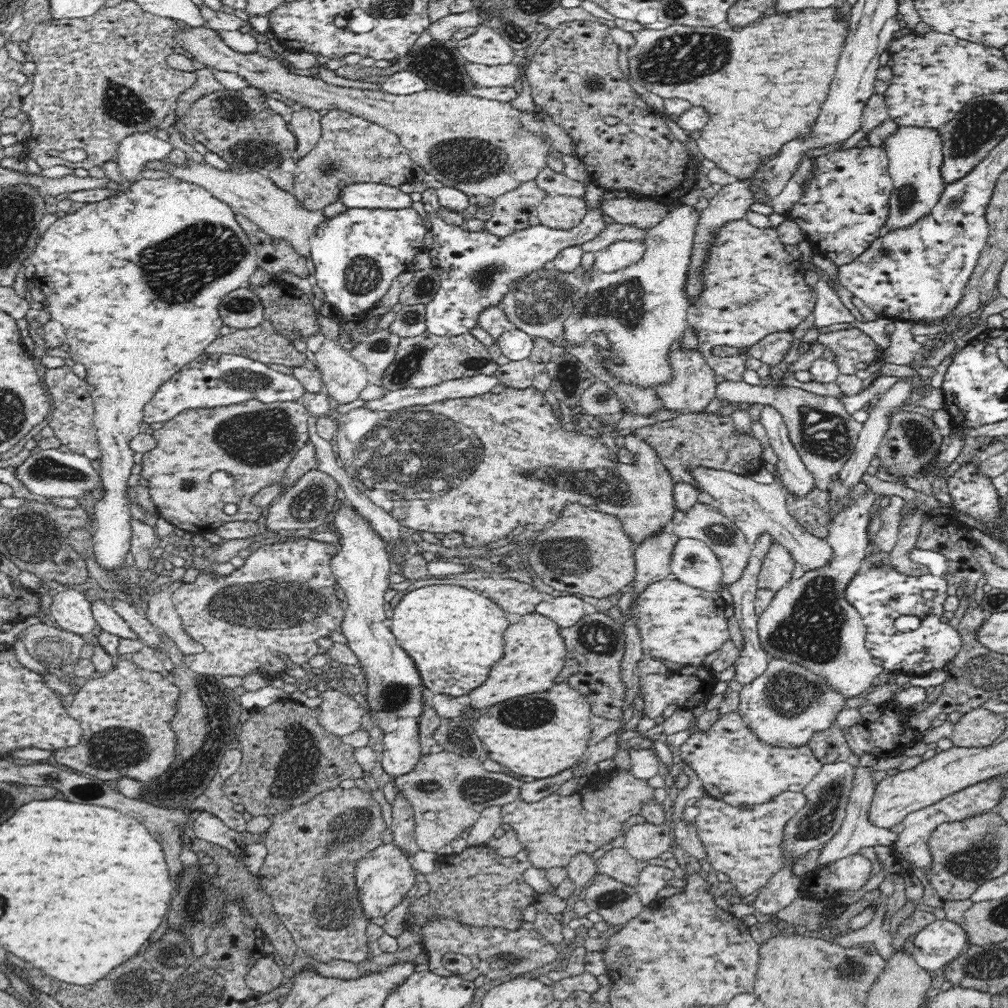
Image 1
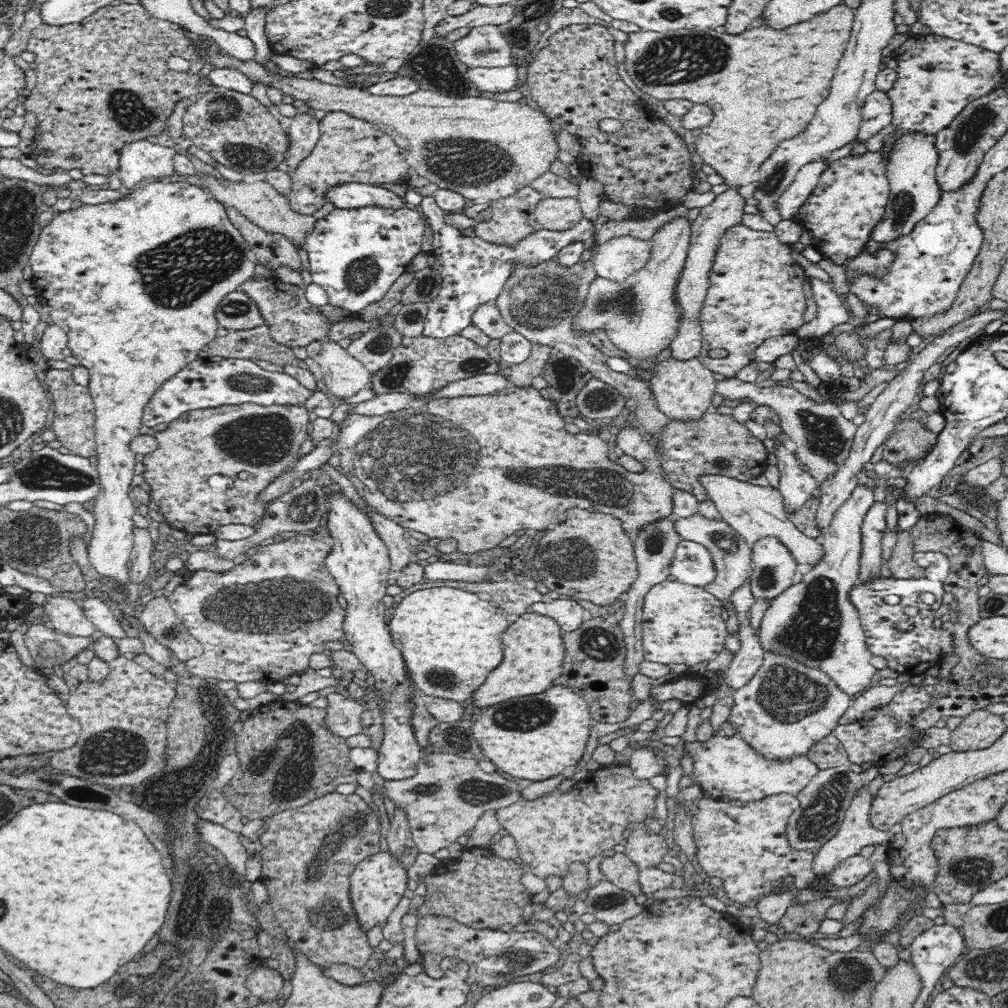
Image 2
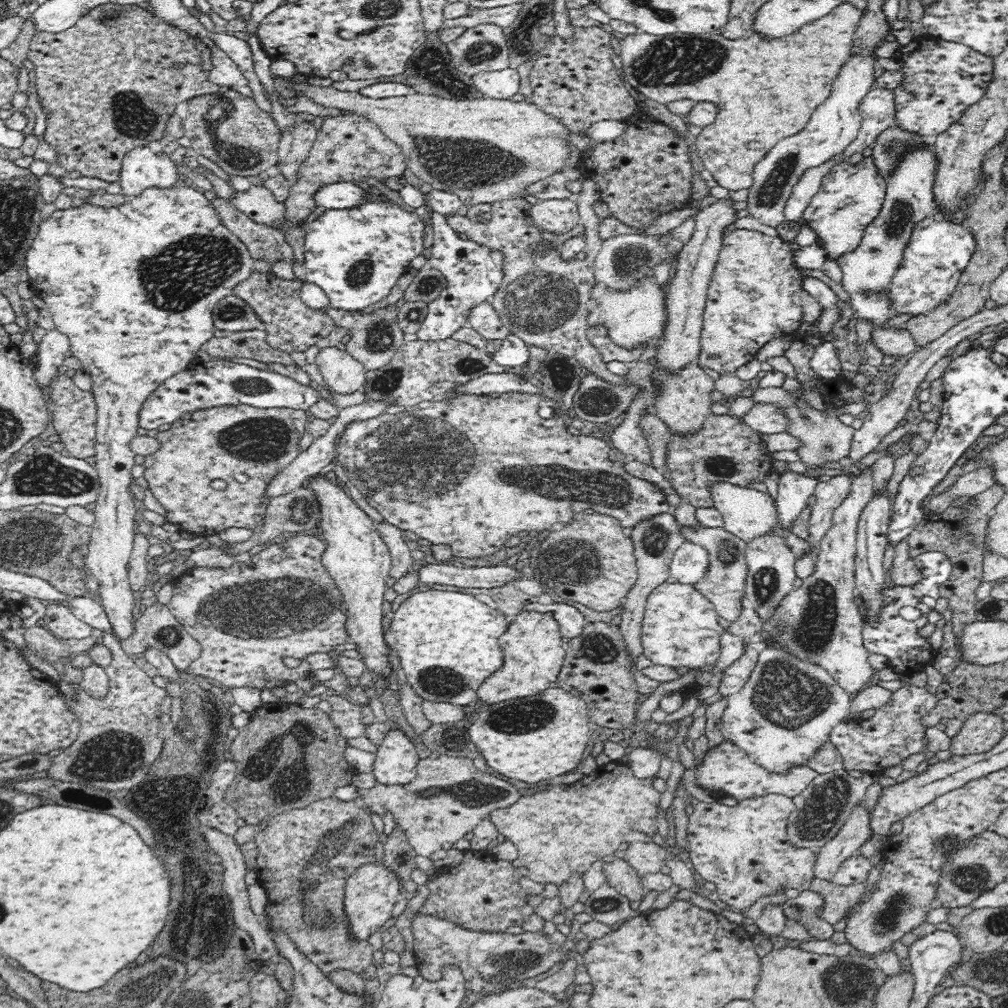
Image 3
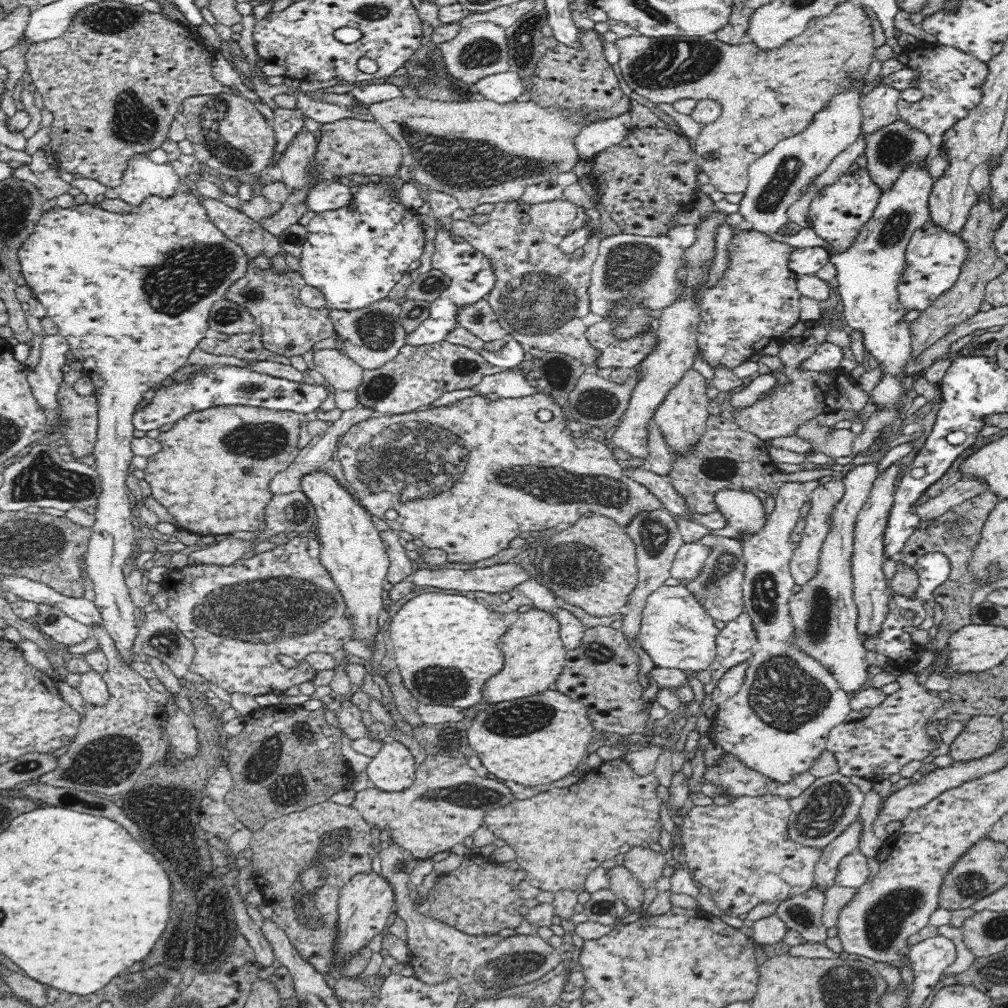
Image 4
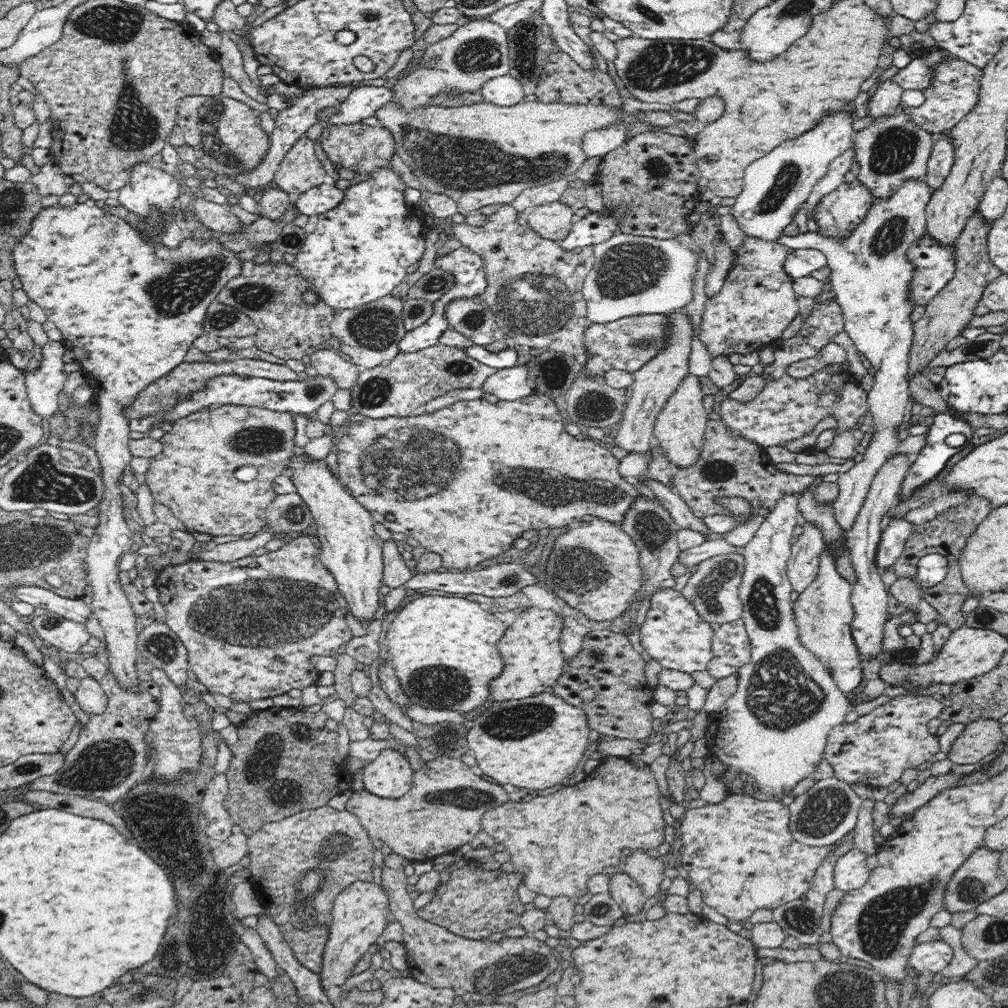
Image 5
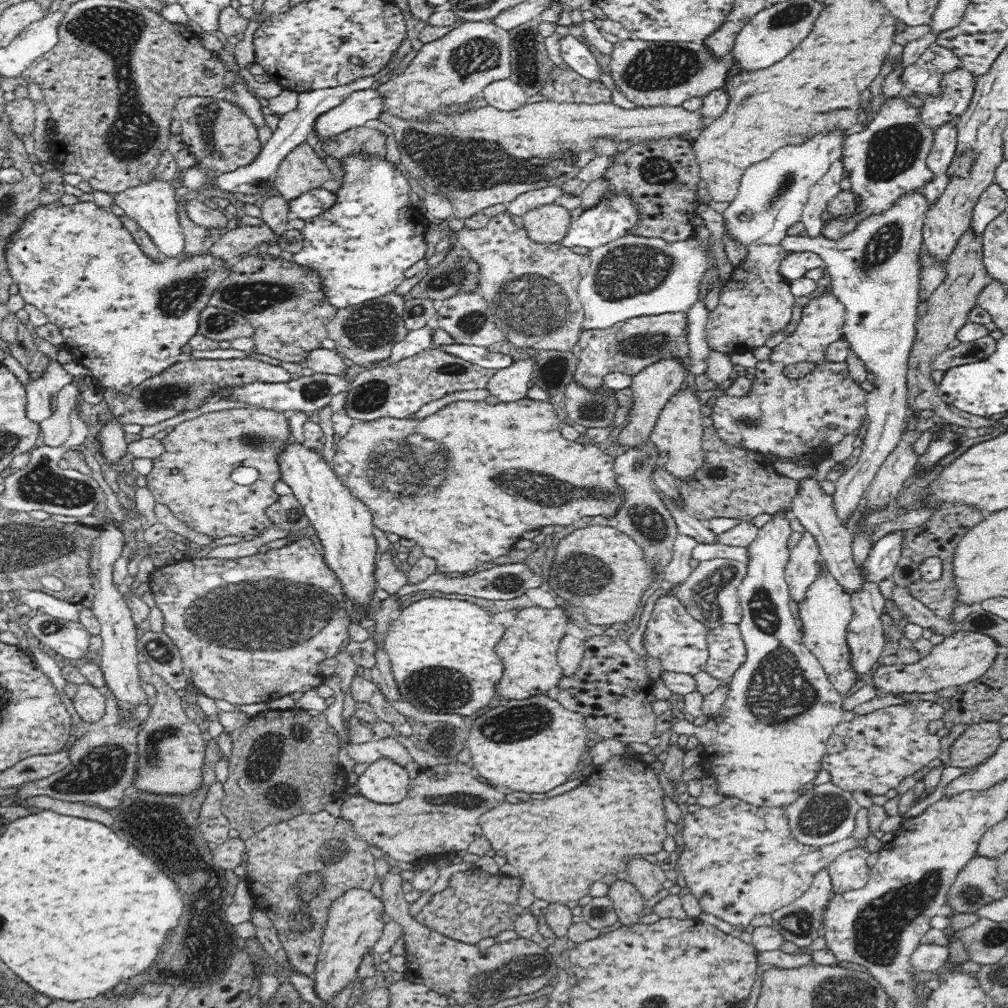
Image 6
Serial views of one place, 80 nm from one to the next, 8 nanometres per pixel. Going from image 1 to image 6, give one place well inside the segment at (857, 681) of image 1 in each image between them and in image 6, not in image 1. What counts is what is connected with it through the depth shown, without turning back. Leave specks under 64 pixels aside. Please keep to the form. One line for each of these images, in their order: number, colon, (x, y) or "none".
2: (815, 622)
3: (824, 622)
4: (824, 615)
5: (871, 276)
6: (874, 272)

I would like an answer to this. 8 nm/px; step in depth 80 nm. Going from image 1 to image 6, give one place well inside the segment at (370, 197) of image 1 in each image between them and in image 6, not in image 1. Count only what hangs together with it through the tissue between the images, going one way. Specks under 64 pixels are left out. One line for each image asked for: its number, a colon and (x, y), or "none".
2: (350, 195)
3: (342, 195)
4: (324, 196)
5: (324, 197)
6: (307, 206)

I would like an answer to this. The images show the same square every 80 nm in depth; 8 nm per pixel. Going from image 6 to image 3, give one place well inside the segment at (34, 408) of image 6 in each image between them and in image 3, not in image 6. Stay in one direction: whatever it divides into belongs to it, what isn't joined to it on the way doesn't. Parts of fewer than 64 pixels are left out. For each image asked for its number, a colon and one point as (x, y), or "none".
3: (51, 351)
4: (45, 379)
5: (43, 385)

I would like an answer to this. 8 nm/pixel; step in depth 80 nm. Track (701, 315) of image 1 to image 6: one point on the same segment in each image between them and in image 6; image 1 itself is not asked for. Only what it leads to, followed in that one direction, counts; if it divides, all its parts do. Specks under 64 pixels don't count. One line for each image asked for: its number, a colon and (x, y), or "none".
2: (755, 286)
3: (753, 297)
4: (756, 301)
5: (757, 301)
6: (756, 301)

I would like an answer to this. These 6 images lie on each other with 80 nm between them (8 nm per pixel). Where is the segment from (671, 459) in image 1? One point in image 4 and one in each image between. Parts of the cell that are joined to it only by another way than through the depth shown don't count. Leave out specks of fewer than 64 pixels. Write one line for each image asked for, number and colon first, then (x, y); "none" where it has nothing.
2: (717, 445)
3: (726, 450)
4: (727, 458)

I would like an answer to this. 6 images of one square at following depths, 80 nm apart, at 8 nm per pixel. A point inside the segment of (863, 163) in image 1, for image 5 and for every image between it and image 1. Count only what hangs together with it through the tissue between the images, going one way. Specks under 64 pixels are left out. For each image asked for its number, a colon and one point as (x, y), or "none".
2: (849, 200)
3: (850, 197)
4: (837, 213)
5: (838, 214)

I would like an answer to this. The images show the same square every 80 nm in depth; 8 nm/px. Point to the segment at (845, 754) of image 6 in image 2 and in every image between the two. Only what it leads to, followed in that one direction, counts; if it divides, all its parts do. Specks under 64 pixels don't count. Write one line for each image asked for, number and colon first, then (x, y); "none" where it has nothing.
2: (890, 734)
3: (872, 745)
4: (893, 734)
5: (875, 750)

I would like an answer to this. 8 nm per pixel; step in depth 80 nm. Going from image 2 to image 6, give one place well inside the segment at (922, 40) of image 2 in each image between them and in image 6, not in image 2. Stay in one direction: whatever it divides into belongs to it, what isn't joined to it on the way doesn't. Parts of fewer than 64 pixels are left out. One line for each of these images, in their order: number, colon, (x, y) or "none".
3: (943, 79)
4: (951, 81)
5: (956, 87)
6: (958, 87)

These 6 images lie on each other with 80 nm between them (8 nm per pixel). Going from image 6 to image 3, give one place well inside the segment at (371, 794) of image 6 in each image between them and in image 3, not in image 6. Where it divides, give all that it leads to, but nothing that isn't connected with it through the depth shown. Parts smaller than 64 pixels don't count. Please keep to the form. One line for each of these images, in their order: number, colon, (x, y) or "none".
3: (396, 761)
4: (392, 770)
5: (389, 776)

